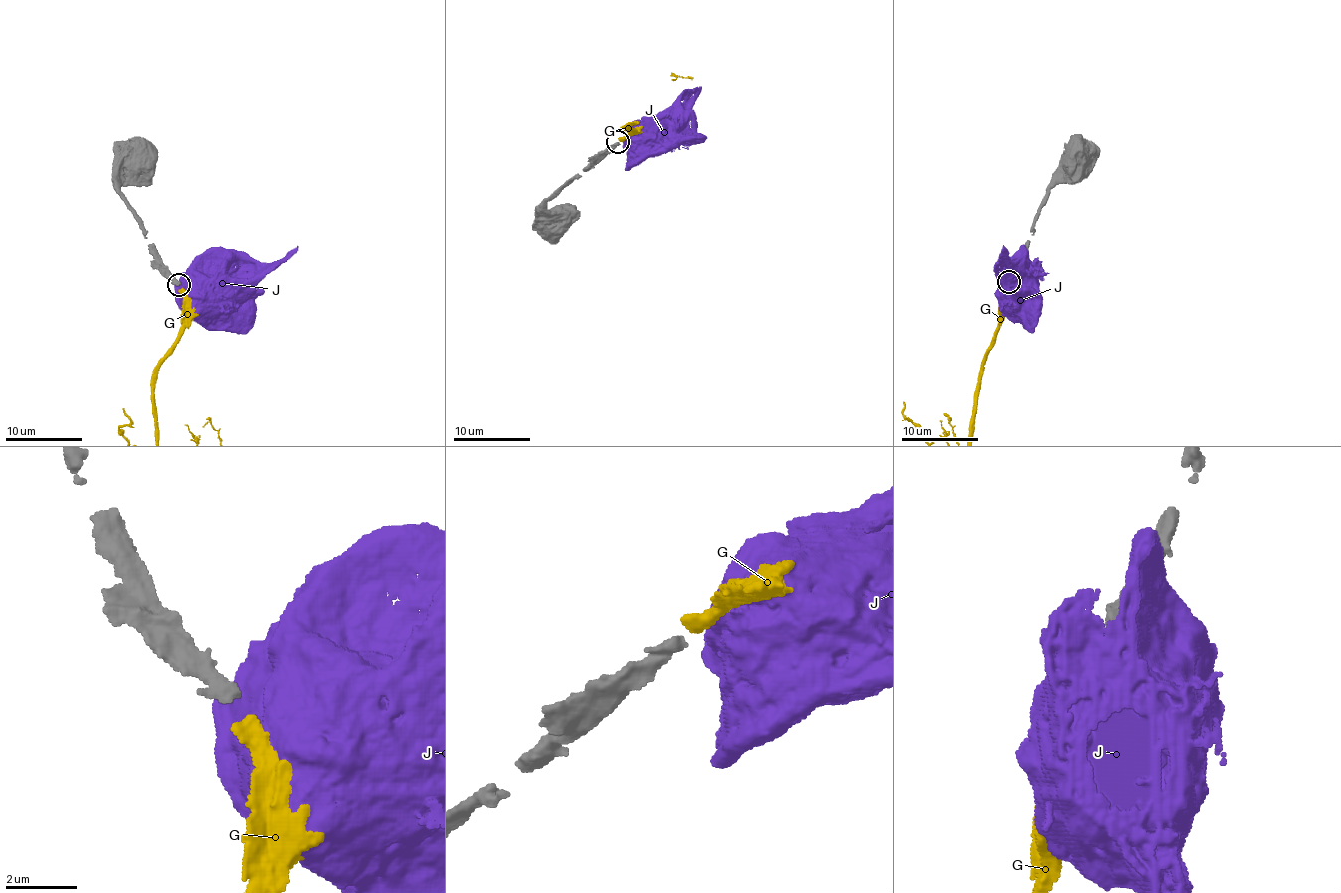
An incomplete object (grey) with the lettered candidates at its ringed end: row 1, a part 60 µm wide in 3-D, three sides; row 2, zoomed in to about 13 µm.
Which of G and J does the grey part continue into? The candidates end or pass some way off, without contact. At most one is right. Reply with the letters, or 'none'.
G

